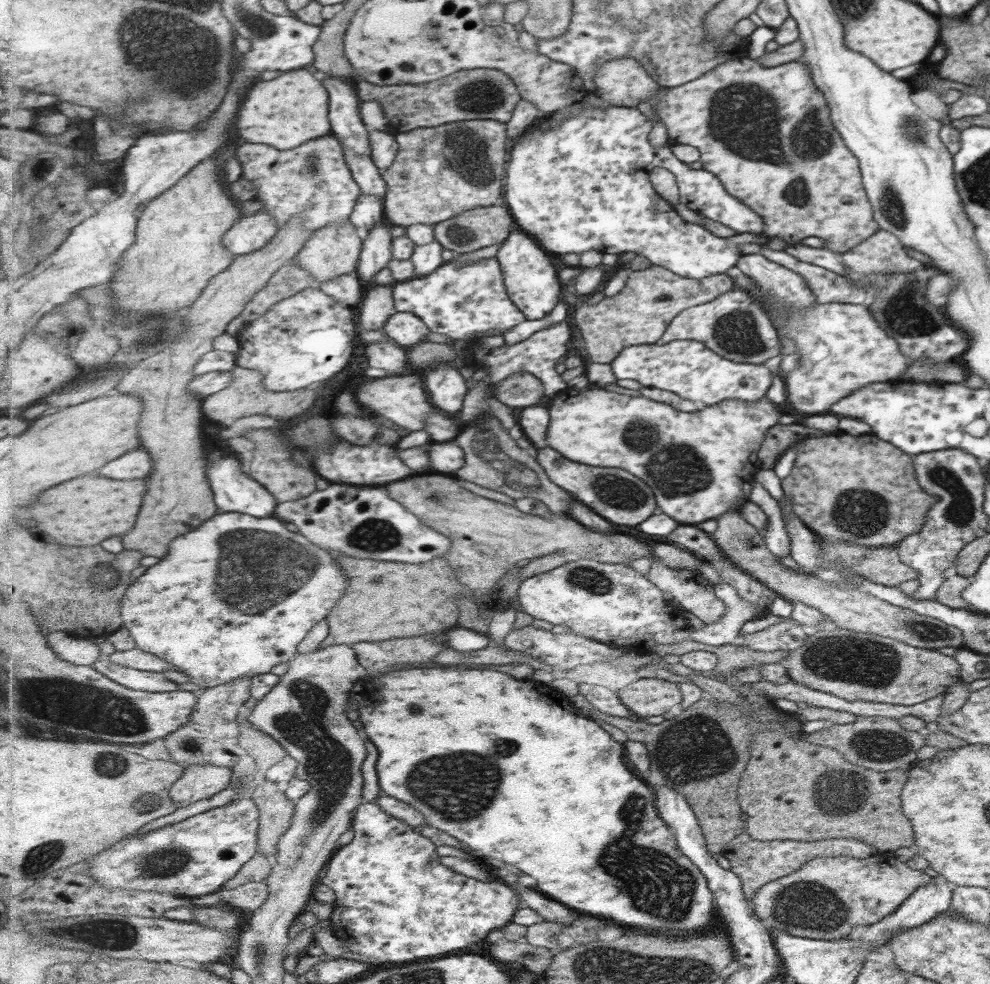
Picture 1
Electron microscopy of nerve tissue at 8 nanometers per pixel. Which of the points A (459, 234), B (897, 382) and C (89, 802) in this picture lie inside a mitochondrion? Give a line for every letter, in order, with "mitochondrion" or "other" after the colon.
A: mitochondrion
B: other
C: other

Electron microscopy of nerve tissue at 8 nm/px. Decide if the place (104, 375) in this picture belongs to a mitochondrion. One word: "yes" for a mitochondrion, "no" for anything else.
yes

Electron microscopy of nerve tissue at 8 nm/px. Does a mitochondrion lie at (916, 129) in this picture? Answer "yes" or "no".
yes

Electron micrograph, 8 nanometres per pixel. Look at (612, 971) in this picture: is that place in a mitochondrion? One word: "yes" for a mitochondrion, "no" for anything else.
yes

